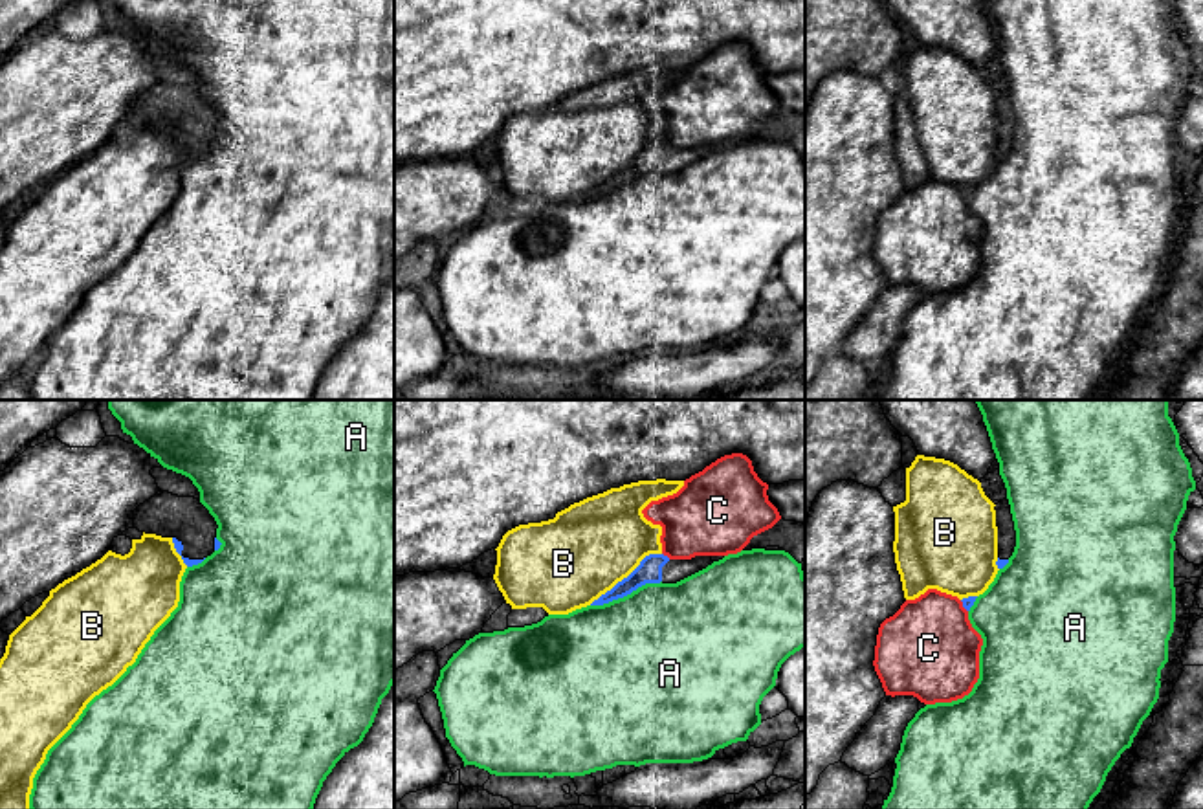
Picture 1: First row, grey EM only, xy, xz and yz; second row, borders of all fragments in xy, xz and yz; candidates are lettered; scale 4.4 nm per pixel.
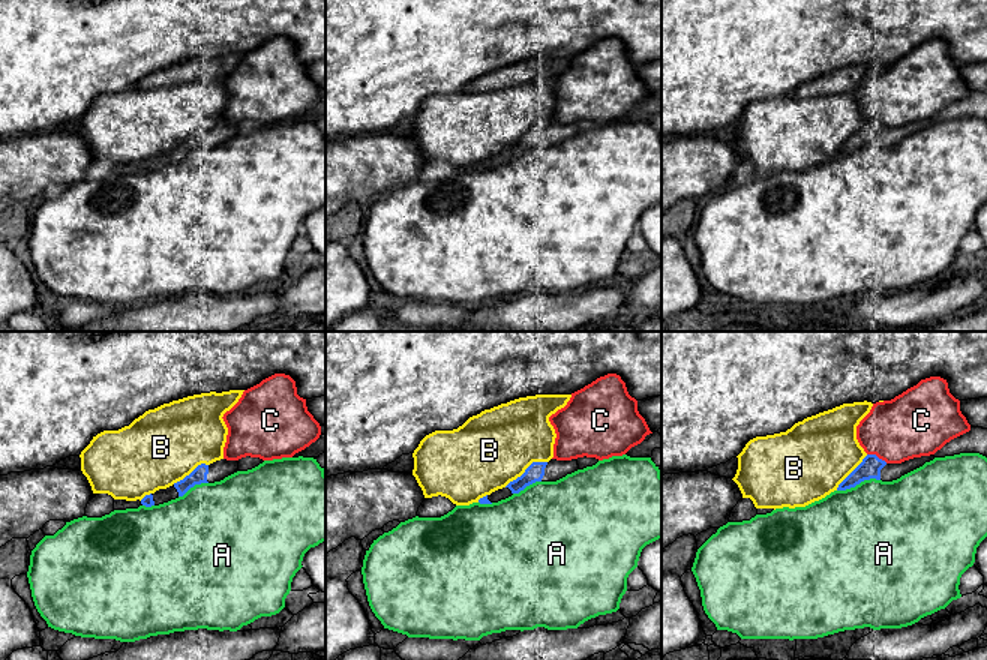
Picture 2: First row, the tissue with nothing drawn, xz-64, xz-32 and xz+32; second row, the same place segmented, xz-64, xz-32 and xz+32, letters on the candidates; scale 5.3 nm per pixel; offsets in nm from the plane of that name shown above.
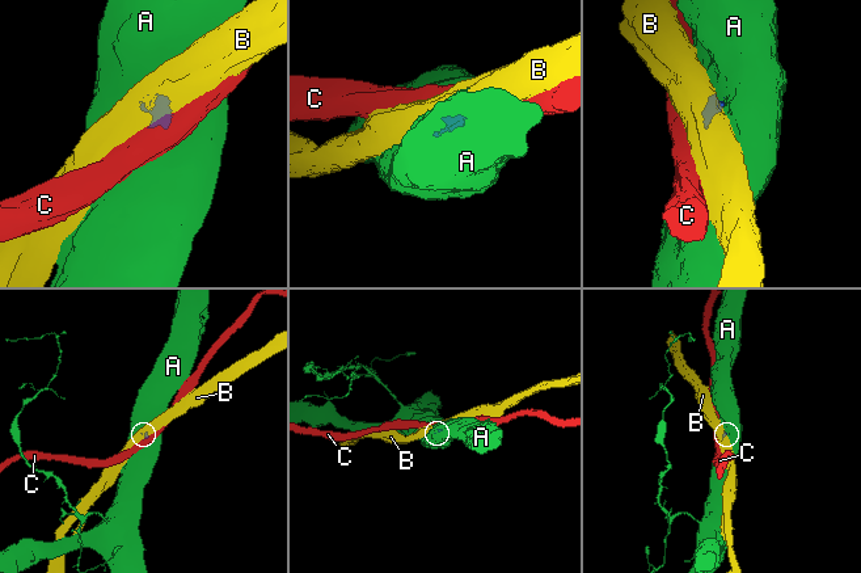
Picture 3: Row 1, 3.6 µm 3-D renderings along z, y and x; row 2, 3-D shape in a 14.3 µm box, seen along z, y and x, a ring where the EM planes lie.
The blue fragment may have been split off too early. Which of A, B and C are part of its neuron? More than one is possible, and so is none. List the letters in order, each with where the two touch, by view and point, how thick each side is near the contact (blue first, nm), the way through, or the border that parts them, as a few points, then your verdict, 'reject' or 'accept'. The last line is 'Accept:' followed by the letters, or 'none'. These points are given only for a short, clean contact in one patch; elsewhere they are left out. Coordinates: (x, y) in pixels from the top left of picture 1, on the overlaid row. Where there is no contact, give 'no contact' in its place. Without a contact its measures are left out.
A: contact xz (626, 595); calibres 110 and 500 nm; reject
B: contact xz (624, 578); calibres 110 and 400 nm; reject
C: contact xz (666, 556); calibres 110 and 340 nm; reject
Accept: none

